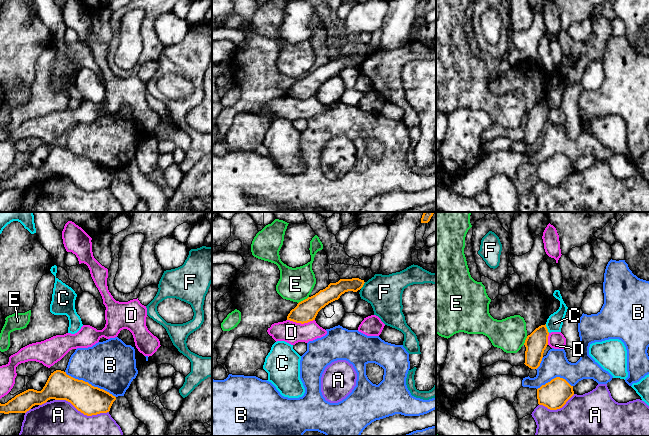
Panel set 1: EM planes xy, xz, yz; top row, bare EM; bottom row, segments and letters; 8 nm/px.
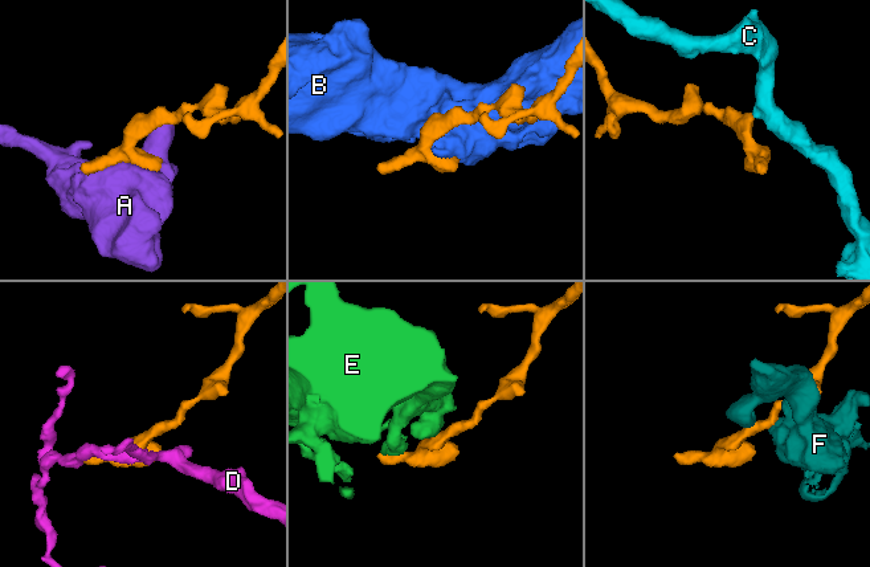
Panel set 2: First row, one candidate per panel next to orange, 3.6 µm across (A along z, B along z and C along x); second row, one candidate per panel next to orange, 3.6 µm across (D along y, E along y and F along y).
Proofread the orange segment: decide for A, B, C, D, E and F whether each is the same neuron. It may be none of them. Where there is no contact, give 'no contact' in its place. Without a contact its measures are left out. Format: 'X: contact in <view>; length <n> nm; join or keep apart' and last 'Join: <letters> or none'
A: contact in xy; length 440 nm; keep apart
B: contact in xy; length 460 nm; keep apart
C: contact in yz; length 80 nm; keep apart
D: contact in xz; length 220 nm; keep apart
E: contact in xz; length 110 nm; keep apart
F: contact in xz; length 70 nm; keep apart
Join: none

